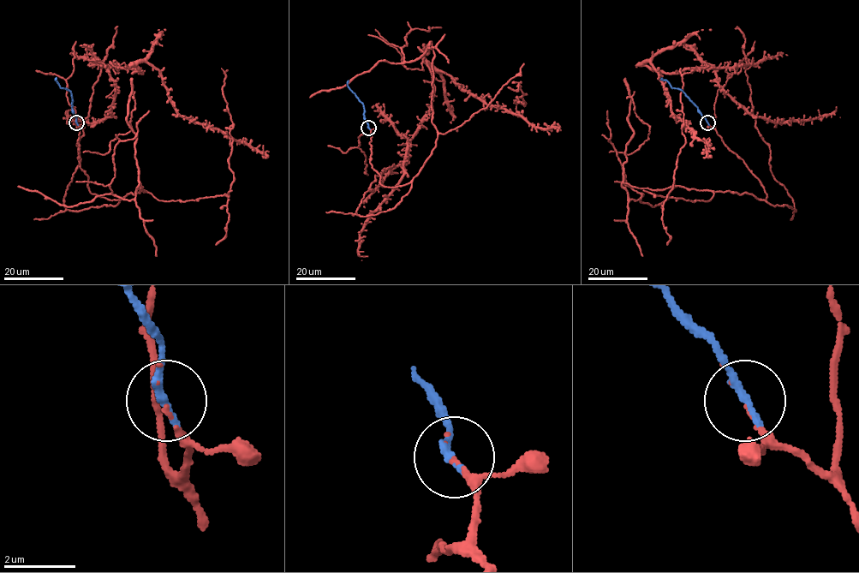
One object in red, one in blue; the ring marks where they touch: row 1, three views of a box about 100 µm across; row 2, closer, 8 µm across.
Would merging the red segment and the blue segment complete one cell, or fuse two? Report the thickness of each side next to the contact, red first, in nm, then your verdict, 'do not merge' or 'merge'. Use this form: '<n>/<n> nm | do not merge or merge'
70/280 nm | merge

